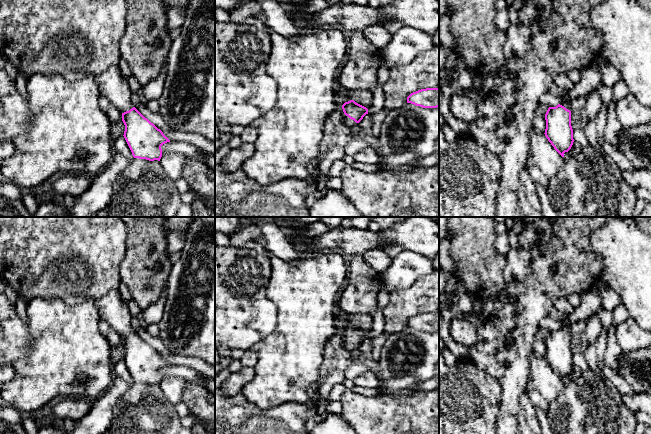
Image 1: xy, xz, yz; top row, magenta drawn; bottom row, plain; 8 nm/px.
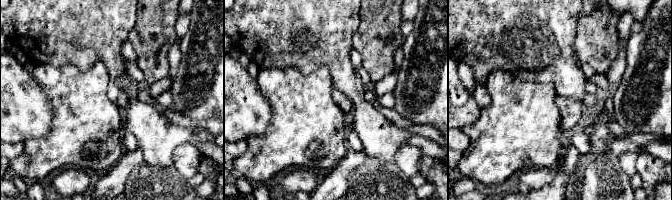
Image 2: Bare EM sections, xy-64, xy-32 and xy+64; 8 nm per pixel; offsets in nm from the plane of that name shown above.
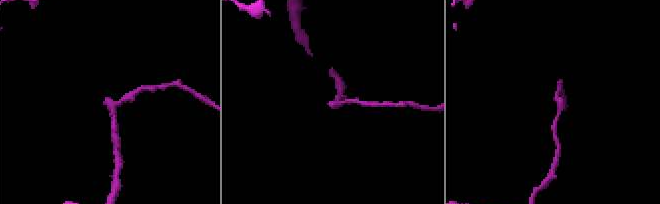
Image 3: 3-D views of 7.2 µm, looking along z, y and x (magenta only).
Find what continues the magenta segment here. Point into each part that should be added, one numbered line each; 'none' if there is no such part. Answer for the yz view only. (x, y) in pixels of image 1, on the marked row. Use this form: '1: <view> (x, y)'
1: yz (561, 93)

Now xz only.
1: xz (348, 122)

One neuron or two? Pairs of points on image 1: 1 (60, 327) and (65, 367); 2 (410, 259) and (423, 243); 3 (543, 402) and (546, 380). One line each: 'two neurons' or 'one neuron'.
1: one neuron
2: two neurons
3: one neuron

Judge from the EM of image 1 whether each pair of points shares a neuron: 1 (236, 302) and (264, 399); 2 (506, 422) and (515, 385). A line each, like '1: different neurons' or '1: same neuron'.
1: different neurons
2: same neuron

